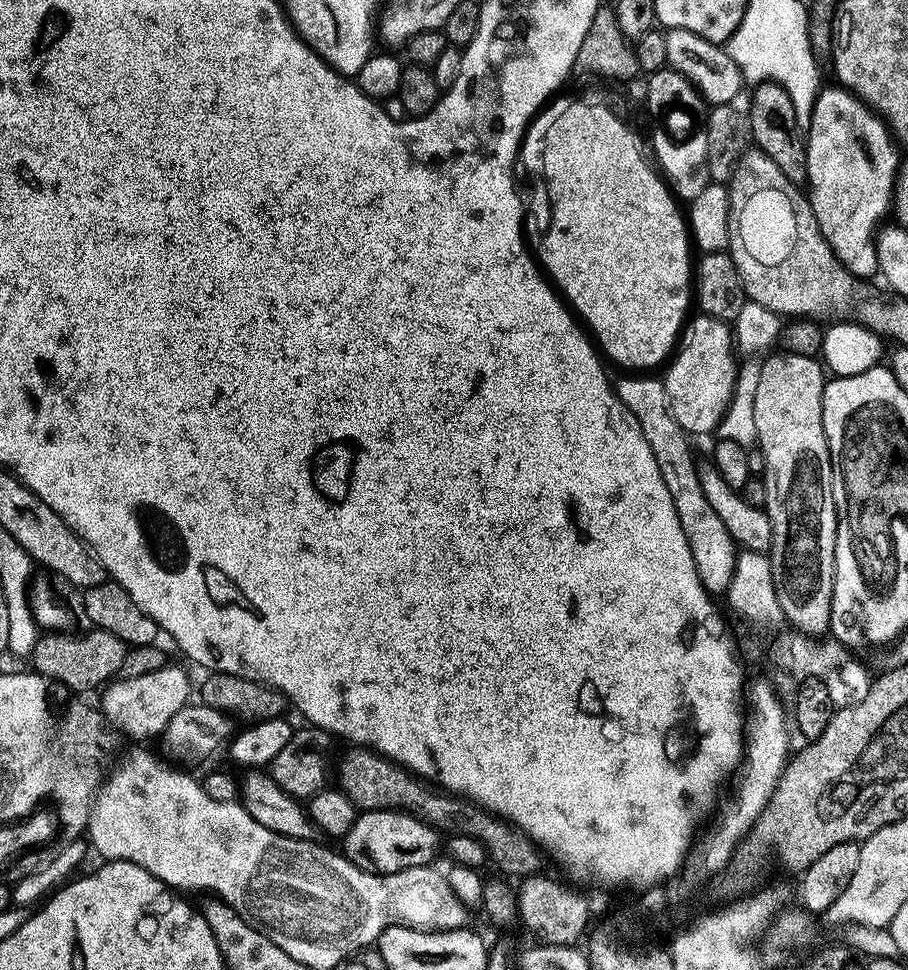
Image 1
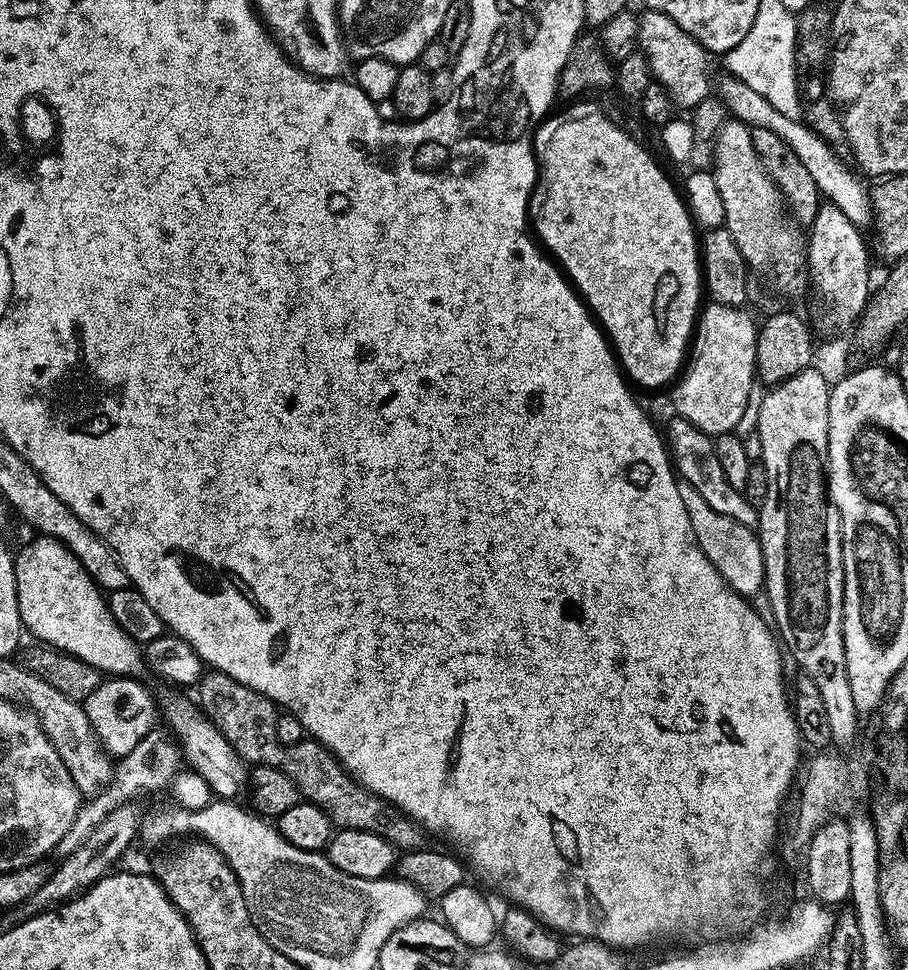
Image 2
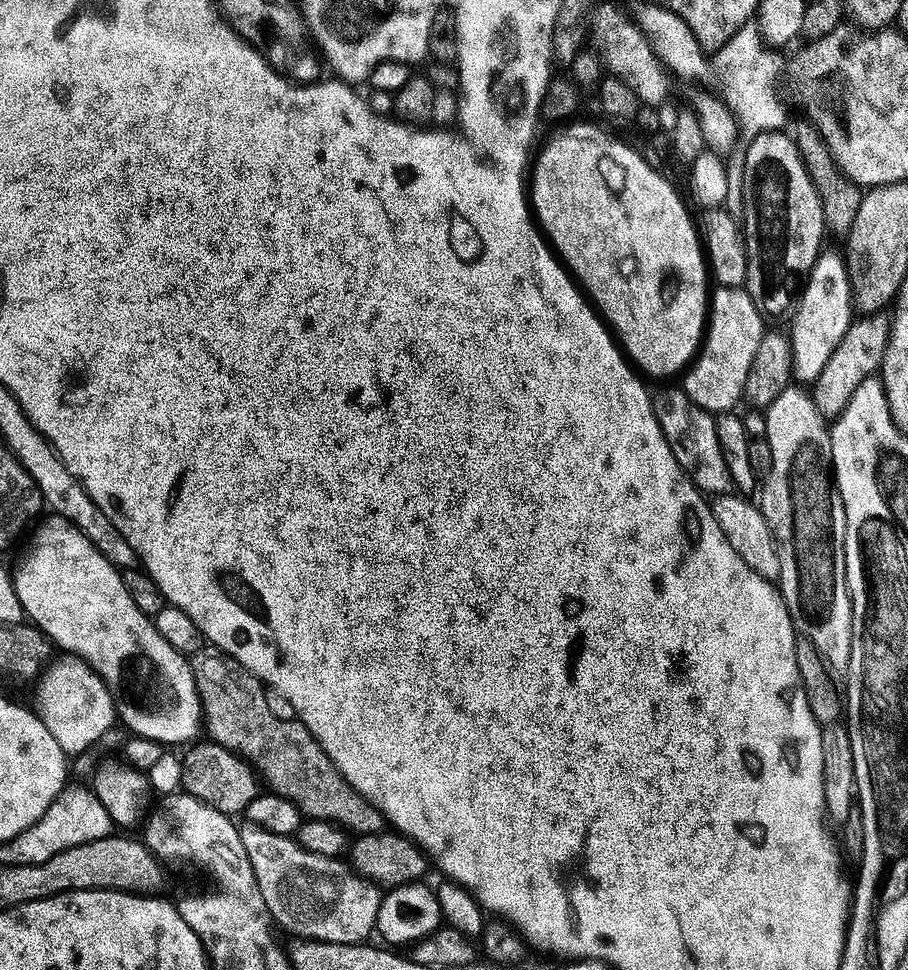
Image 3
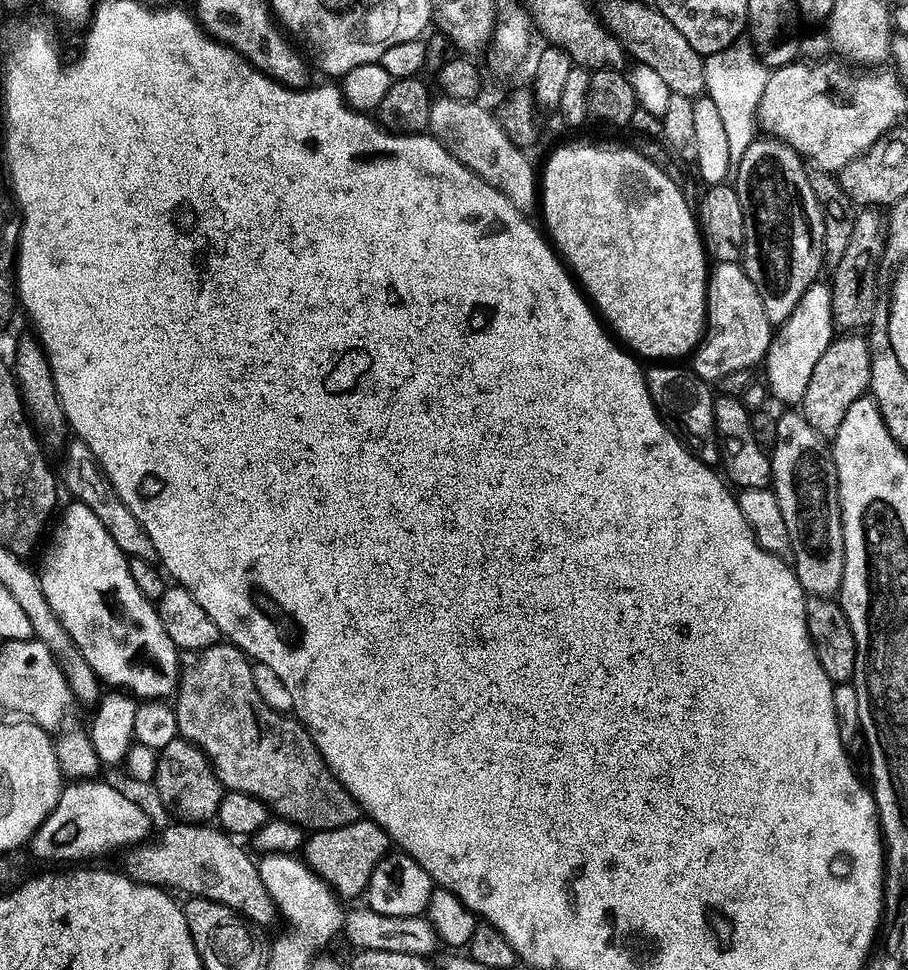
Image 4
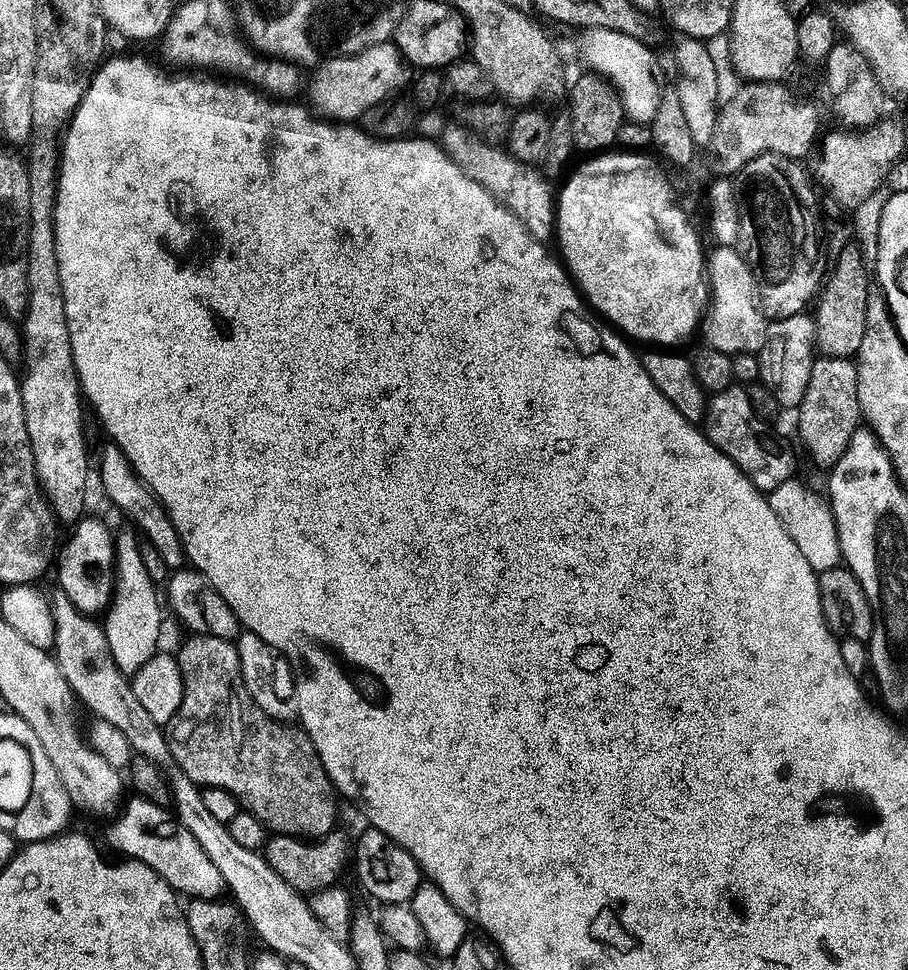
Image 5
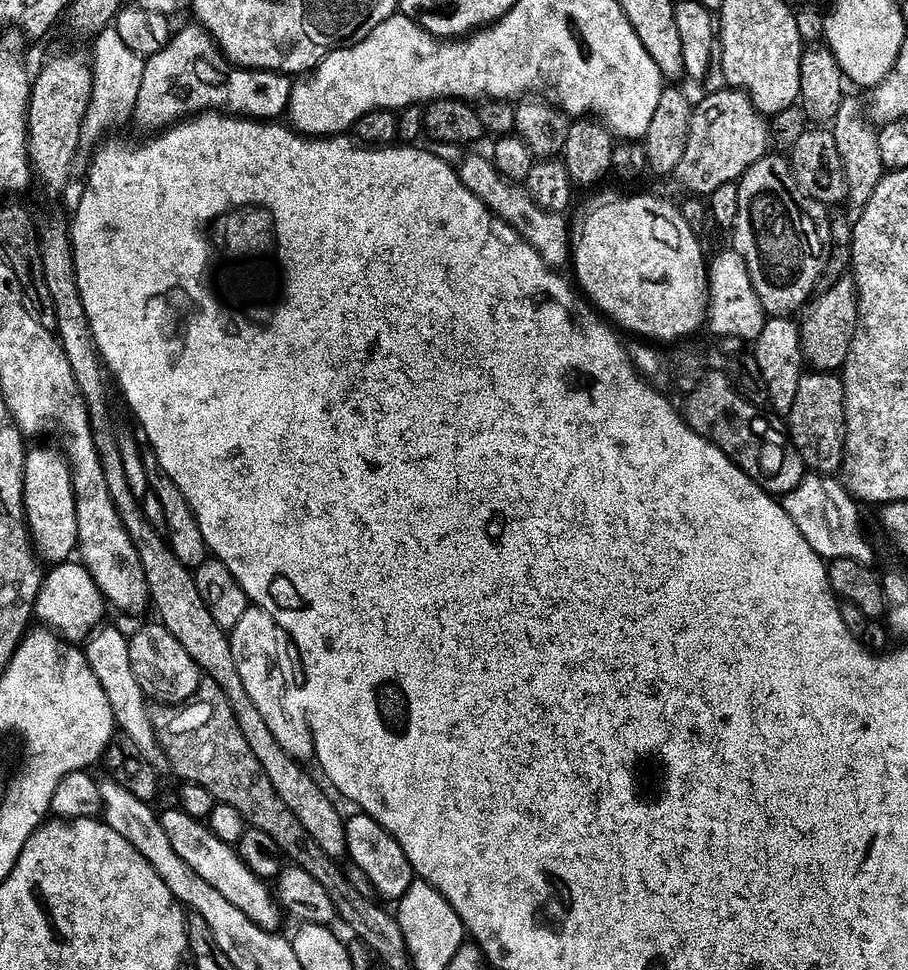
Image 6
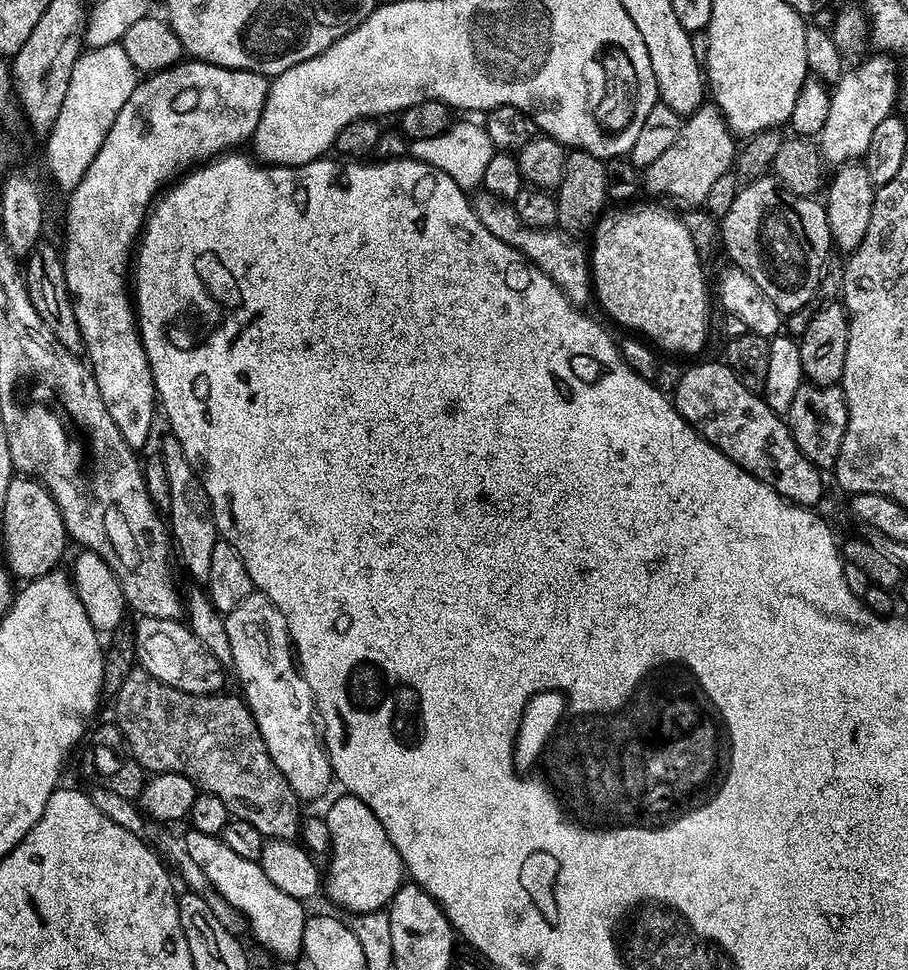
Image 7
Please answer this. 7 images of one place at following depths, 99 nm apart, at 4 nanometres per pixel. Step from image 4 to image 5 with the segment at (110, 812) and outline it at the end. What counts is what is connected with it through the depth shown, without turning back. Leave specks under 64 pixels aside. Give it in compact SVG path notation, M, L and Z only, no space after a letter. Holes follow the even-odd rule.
M133 798L123 805L122 811L108 828L108 844L121 857L137 860L150 866L181 897L216 902L226 892L222 874L211 862L209 855L198 844L197 838L182 826L167 807L143 798Z

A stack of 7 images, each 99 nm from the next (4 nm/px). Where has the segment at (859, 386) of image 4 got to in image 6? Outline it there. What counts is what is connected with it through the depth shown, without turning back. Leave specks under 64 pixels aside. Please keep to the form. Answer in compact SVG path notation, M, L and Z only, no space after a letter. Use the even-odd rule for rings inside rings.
M808 372L802 377L794 406L788 415L788 430L797 450L802 454L805 467L817 475L835 475L843 469L845 454L845 386L843 379L833 373Z

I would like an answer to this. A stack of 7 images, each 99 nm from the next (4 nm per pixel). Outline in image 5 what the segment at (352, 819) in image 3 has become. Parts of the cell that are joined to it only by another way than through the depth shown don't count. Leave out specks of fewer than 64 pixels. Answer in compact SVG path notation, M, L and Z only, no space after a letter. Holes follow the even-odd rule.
M196 634L188 639L192 640L186 641L180 652L178 651L181 674L185 682L185 698L181 710L200 718L208 728L214 728L216 732L200 732L198 740L206 742L198 742L198 756L182 756L184 728L179 733L180 741L169 738L175 767L188 775L201 789L217 788L228 791L237 800L239 807L258 818L269 833L277 836L323 838L337 831L336 819L340 816L341 801L308 733L303 727L291 728L291 723L274 719L261 706L255 704L246 688L246 682L243 681L242 659L239 658L239 650L233 641L203 634Z

